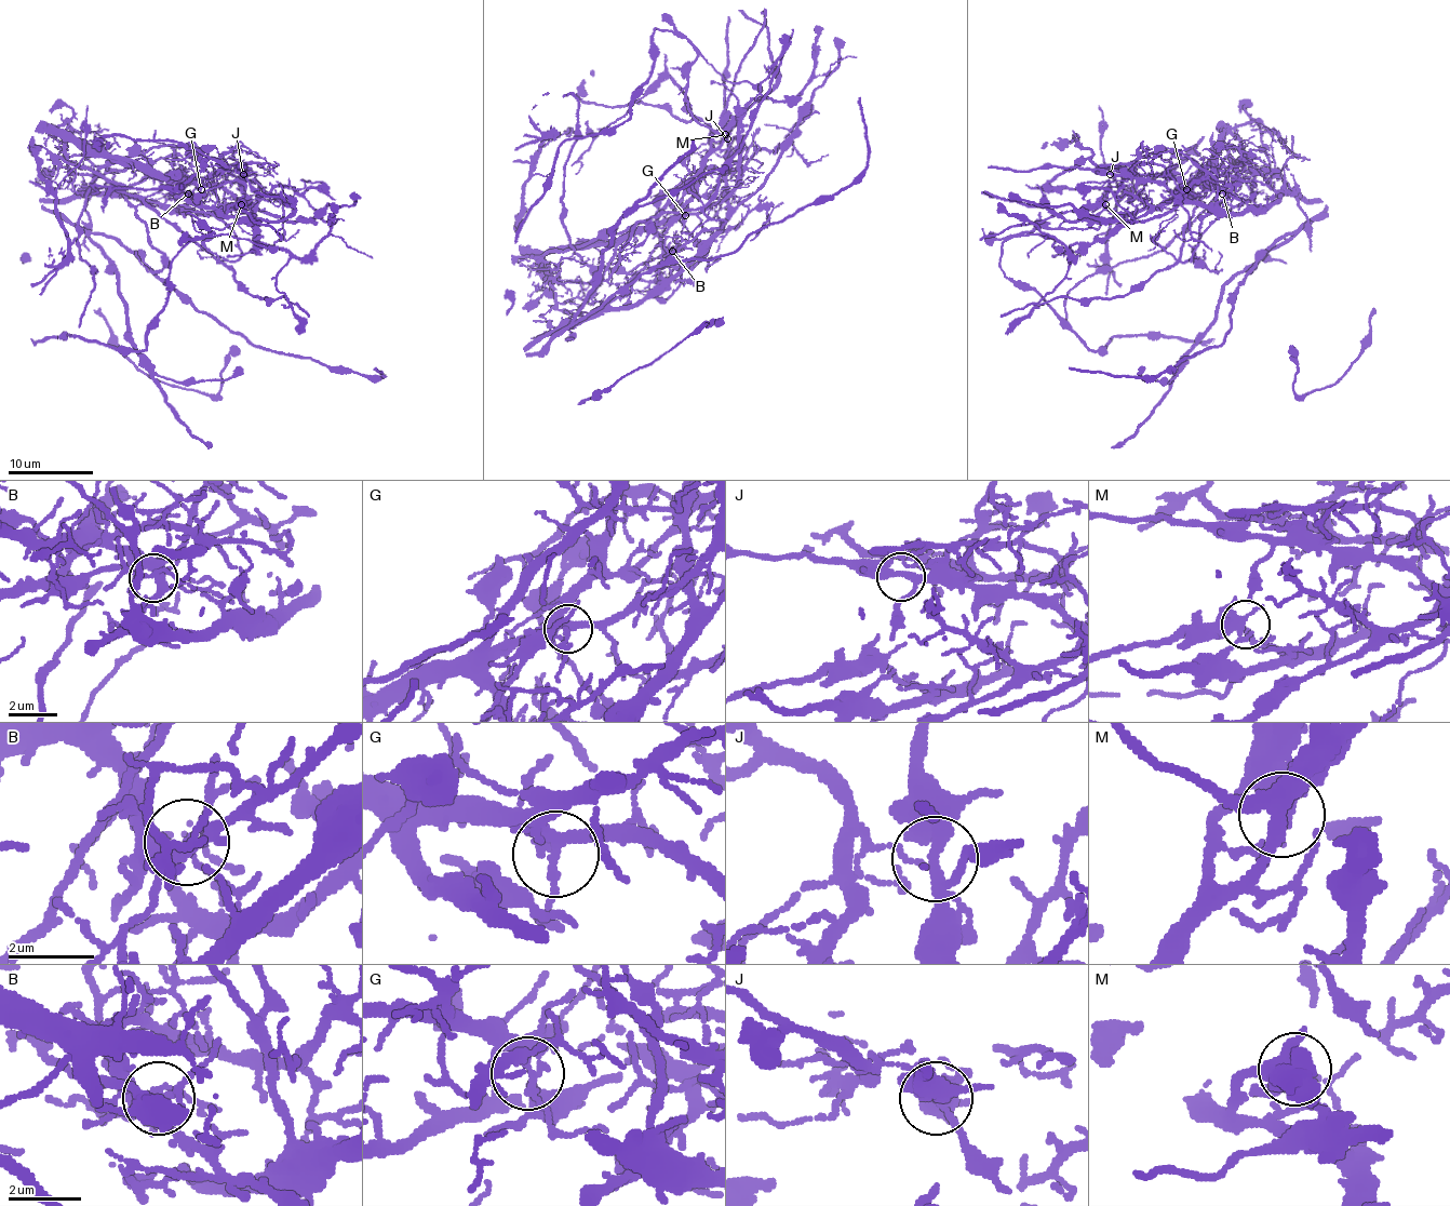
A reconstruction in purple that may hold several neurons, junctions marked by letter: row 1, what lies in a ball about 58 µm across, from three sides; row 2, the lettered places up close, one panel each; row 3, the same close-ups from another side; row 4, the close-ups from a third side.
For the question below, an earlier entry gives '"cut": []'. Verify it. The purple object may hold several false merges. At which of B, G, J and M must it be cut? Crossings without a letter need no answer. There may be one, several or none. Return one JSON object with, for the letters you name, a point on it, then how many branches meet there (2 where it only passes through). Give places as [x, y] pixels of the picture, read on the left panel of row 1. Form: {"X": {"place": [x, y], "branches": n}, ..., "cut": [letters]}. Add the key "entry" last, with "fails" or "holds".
{"cut": [], "entry": "holds"}

